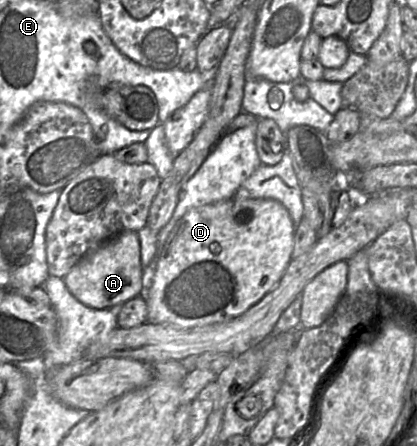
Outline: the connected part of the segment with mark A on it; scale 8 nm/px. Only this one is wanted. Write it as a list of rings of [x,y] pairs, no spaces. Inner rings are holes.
[[[124,231],[88,252],[63,280],[69,292],[80,303],[101,310],[138,297],[142,290],[142,276],[138,233]]]

